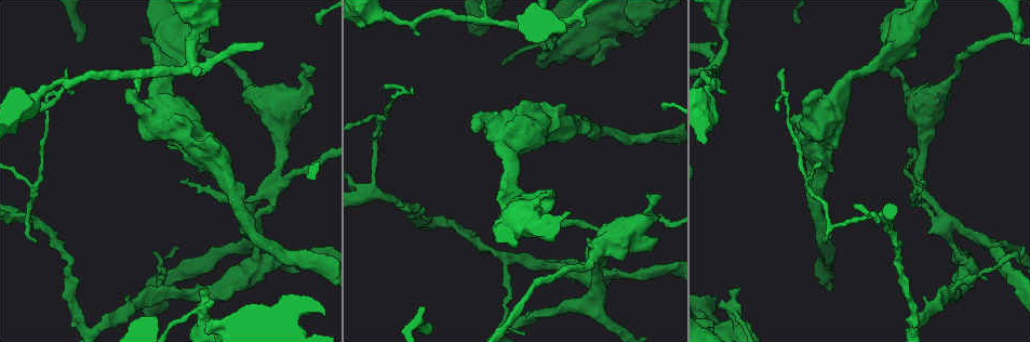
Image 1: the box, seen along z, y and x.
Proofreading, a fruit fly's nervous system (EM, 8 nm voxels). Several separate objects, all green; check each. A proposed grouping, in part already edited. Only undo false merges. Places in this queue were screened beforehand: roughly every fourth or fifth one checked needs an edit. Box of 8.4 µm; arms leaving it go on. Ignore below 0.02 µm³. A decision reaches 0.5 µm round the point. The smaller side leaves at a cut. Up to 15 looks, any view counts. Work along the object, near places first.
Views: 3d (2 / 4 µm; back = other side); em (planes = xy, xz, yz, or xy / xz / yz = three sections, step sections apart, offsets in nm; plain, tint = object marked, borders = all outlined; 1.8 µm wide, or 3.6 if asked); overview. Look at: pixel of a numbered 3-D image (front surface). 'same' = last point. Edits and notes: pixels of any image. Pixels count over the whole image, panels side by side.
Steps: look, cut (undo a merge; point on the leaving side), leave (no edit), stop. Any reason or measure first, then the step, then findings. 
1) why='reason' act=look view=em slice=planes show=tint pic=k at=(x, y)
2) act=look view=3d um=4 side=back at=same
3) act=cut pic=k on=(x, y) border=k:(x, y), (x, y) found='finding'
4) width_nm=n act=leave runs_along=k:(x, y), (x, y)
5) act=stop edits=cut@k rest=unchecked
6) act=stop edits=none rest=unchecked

why='calibre changes' act=look view=em slice=planes show=borders pic=1 at=(546, 47)

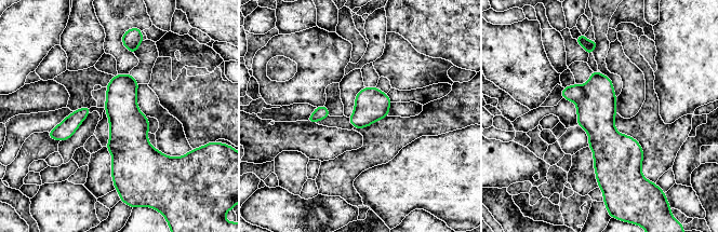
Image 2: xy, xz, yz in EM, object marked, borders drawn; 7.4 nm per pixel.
act=cut pic=2 on=(573, 93) border=2:(581, 86), (583, 95), (574, 101) found='a second neuron is stuck on'

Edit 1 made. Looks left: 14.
why='calibre changes' act=look view=3d um=2 pic=1 at=(162, 293)

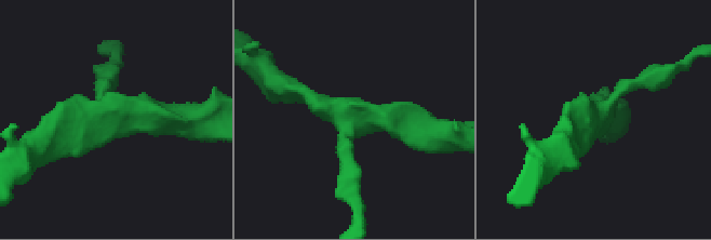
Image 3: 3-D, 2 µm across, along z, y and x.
act=look view=em slice=planes show=tint pic=3 at=(357, 120)

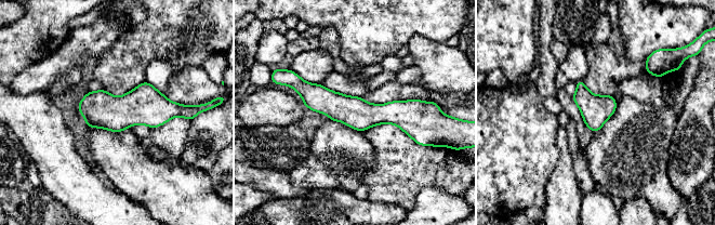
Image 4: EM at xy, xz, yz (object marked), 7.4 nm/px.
act=leave runs_along=4:(296, 85), (356, 113), (420, 107) found='all the same neuron'

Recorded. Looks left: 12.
why='sharp bend' act=look view=em slice=planes show=tint pic=1 at=(917, 177)

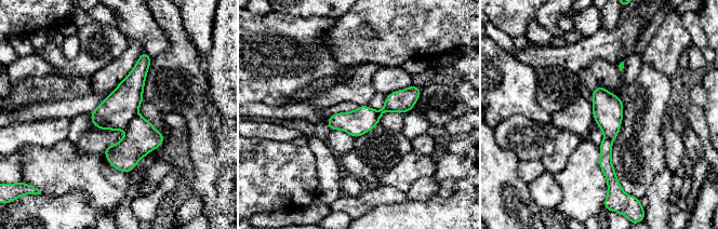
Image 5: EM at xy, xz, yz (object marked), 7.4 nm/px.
width_nm=190 act=cut pic=5 on=(141, 138) found='a second neuron is stuck on'

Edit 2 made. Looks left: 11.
why='redraw' act=look view=overview

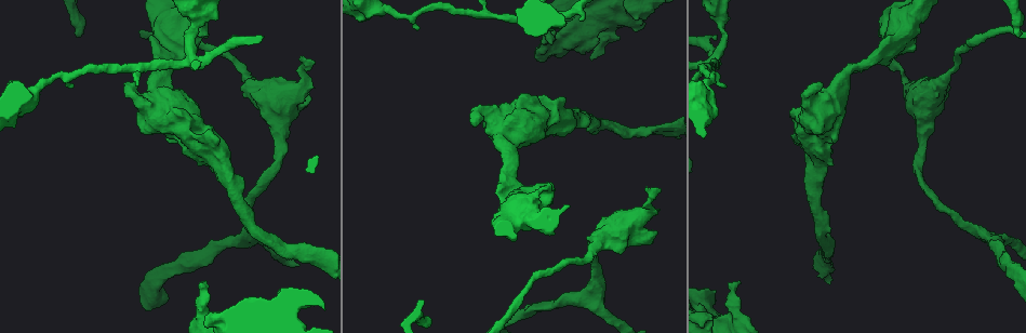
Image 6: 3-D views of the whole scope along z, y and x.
why='calibre changes' act=look view=3d um=4 side=back pic=6 at=(899, 36)

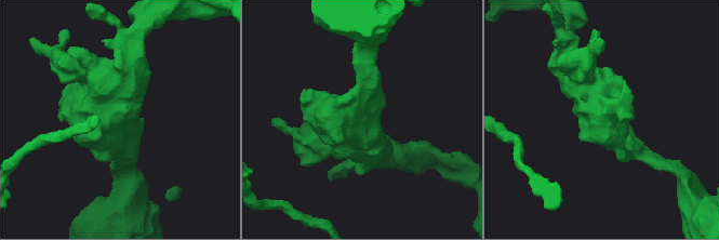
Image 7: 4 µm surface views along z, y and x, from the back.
act=look view=em um=3.6 slice=xz step=4 show=tint pic=7 at=(107, 117)

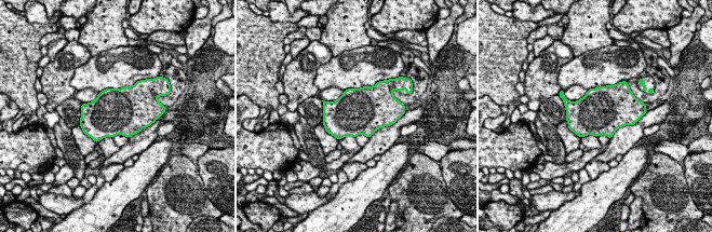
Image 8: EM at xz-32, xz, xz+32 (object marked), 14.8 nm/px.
why='cut it another way' act=look view=em um=3.6 slice=planes show=borders at=same

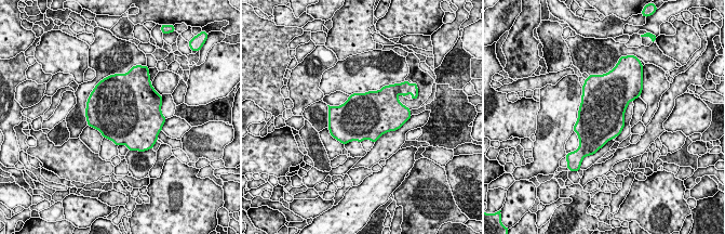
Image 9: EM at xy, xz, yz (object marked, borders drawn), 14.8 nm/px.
act=leave found='continuous, no second neuron'

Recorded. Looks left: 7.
why='thick turns thin' act=look view=em slice=planes show=tint pic=6 at=(718, 59)

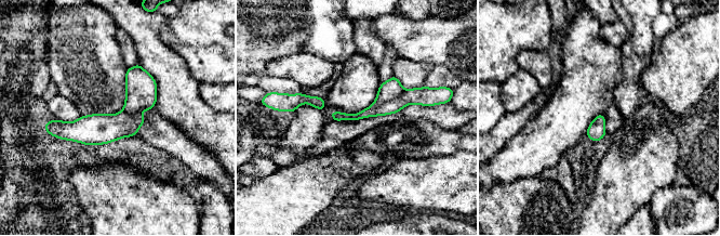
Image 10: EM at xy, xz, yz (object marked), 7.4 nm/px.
act=cut pic=10 on=(389, 90) border=10:(403, 90), (390, 100), (375, 103) found='a second neuron is stuck on'

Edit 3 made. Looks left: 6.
act=stop edits=cut@2,cut@5,cut@10 rest=unchecked

